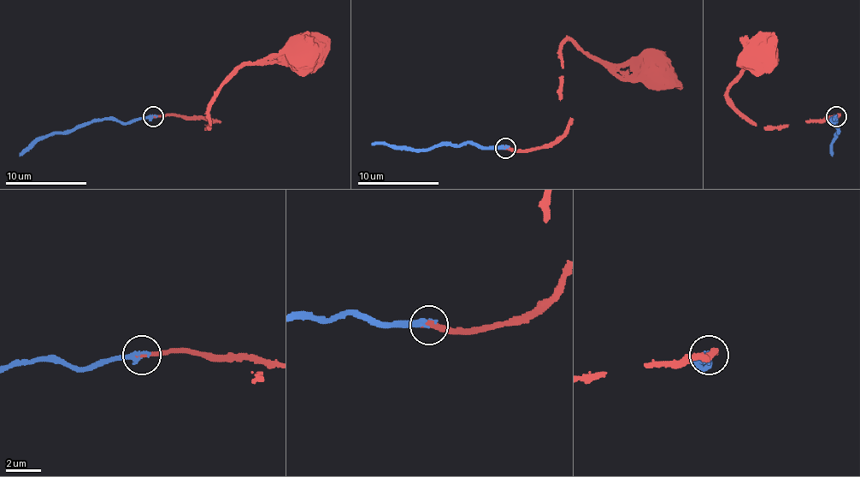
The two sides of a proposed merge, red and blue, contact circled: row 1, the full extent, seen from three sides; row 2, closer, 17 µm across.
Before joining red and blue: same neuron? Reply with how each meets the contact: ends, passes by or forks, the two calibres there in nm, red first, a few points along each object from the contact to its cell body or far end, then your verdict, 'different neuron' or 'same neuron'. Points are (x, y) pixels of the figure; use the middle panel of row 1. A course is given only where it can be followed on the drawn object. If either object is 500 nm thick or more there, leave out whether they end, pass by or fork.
red ends | blue ends | 380/320 nm | red via (504, 149), (550, 146), (569, 120), (562, 100), (562, 45), (568, 39), (596, 61), (644, 78), (656, 73) | blue via (504, 149), (468, 142), (430, 149), (371, 144) | same neuron

